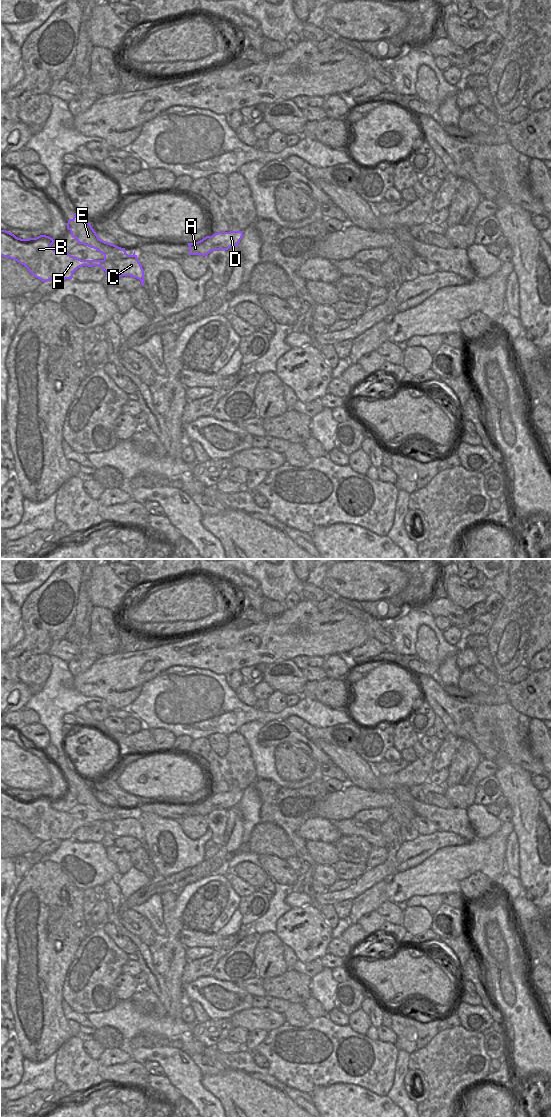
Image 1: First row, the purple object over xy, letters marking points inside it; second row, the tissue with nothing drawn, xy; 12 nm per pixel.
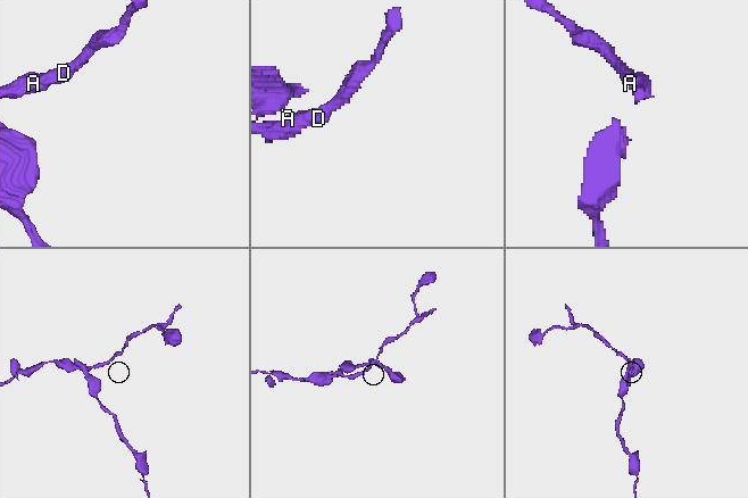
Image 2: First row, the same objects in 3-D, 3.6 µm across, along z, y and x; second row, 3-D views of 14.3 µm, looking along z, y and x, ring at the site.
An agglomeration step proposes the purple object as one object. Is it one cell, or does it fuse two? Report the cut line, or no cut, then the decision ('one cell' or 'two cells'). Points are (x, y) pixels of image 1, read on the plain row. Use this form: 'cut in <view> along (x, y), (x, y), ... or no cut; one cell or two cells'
cut in xy along (129, 815), (119, 819), (104, 820); two cells

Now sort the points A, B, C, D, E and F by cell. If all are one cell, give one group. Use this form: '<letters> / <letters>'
A B C D F / E

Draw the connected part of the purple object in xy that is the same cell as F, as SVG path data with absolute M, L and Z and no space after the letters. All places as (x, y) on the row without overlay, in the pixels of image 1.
M0 789L0 816L13 819L24 825L28 831L42 842L51 839L72 839L73 833L82 826L99 826L106 834L113 834L120 838L122 836L131 836L138 838L141 845L144 845L144 830L139 822L135 811L132 815L120 820L81 820L75 816L71 816L68 812L54 810L51 805L54 803L53 798L40 795L36 798L21 799L14 794Z

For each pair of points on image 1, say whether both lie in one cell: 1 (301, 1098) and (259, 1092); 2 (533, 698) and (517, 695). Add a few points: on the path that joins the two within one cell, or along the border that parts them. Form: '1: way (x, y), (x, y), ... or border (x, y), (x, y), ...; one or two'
1: border (283, 1091), (299, 1106); two
2: way (529, 697), (521, 696); one

